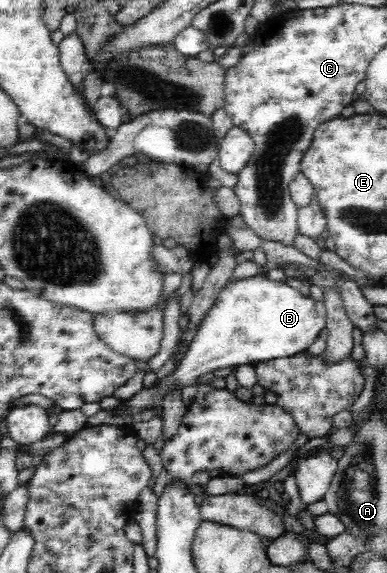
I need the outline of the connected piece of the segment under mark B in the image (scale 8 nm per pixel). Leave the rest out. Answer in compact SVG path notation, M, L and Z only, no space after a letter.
M259 274L230 281L203 316L195 336L192 336L183 358L176 362L173 371L157 378L149 387L142 387L133 397L122 400L119 407L107 410L107 413L138 419L141 412L160 407L173 389L197 385L199 378L208 372L285 358L305 351L325 326L323 302L310 296L304 297L285 281L272 281L267 275Z

